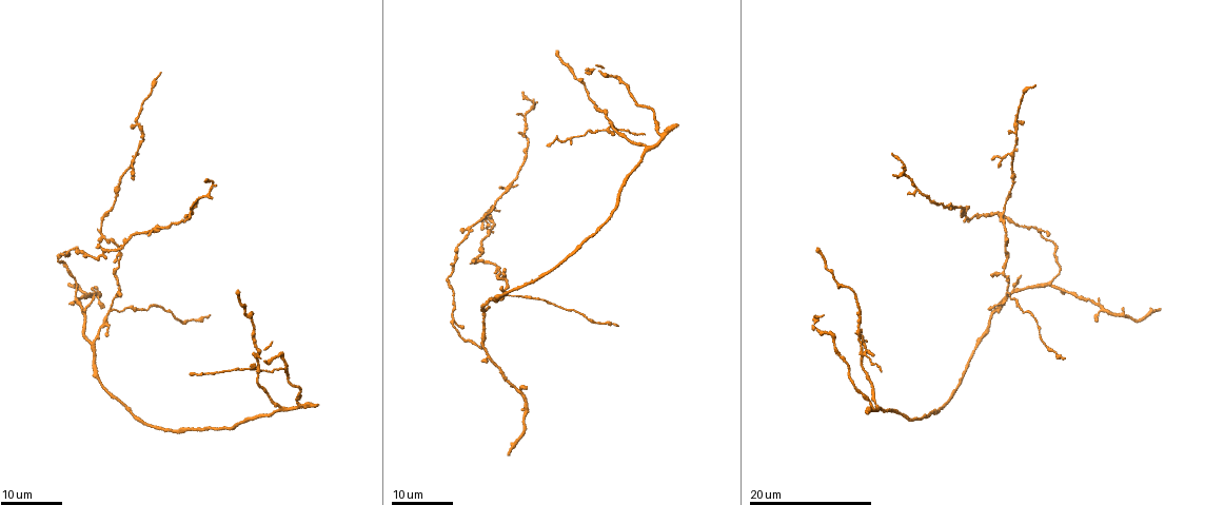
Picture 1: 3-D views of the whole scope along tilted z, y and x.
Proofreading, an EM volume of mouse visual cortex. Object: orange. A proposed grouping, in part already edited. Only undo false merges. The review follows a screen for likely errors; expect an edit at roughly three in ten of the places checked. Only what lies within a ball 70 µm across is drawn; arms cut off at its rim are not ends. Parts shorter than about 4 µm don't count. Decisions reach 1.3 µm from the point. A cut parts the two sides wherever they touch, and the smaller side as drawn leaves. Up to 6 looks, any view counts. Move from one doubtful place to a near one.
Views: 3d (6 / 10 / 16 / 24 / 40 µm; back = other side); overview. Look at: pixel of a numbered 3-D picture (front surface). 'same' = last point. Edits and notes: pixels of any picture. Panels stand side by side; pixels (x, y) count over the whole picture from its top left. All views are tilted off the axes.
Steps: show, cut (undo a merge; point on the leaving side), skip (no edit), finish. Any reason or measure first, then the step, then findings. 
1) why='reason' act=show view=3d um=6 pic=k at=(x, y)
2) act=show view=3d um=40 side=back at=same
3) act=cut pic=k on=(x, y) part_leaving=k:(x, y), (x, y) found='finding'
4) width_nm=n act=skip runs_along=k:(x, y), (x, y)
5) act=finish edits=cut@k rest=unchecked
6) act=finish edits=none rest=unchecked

why='narrows sharply' act=show view=3d um=16 pic=1 at=(1015, 137)

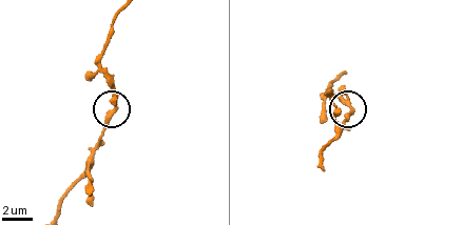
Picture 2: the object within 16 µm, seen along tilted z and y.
why='zoom in' act=show view=3d um=6 pic=2 at=(352, 107)

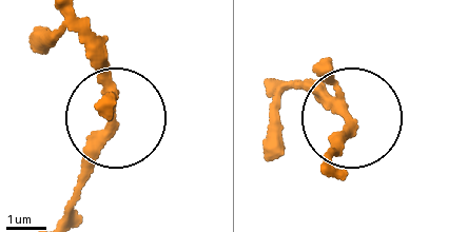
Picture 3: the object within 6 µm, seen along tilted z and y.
width_nm=190 act=skip found='all the same neuron'

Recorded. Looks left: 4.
why='small branch off a trunk' act=show view=3d um=24 pic=1 at=(102, 237)

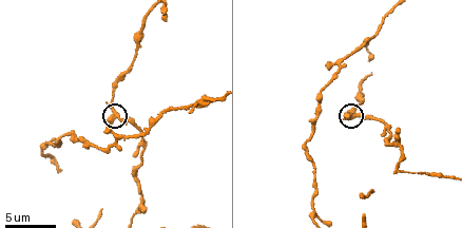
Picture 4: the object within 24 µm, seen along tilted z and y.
act=show view=3d um=10 pic=4 at=(115, 111)

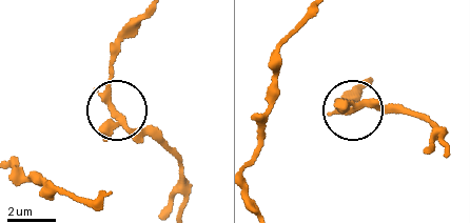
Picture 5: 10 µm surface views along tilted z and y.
width_nm=220 act=skip runs_along=5:(180, 208), (183, 168), (133, 129), (114, 104), (111, 54) found='continuous, no second neuron'

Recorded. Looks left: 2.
why='thin arm on a thick one' act=show view=3d um=24 pic=1 at=(481, 347)

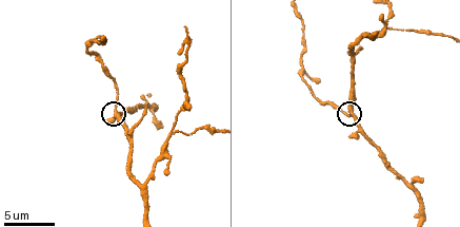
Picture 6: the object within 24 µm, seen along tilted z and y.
act=show view=3d um=10 pic=6 at=(349, 112)

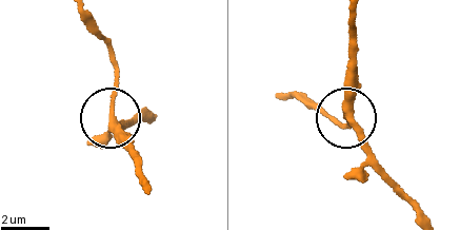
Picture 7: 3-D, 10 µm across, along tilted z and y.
arms=3 act=skip runs_along=7:(353, 18), (346, 121), (391, 175) found='continuous, no second neuron'

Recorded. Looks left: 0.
act=finish edits=none rest=unchecked

